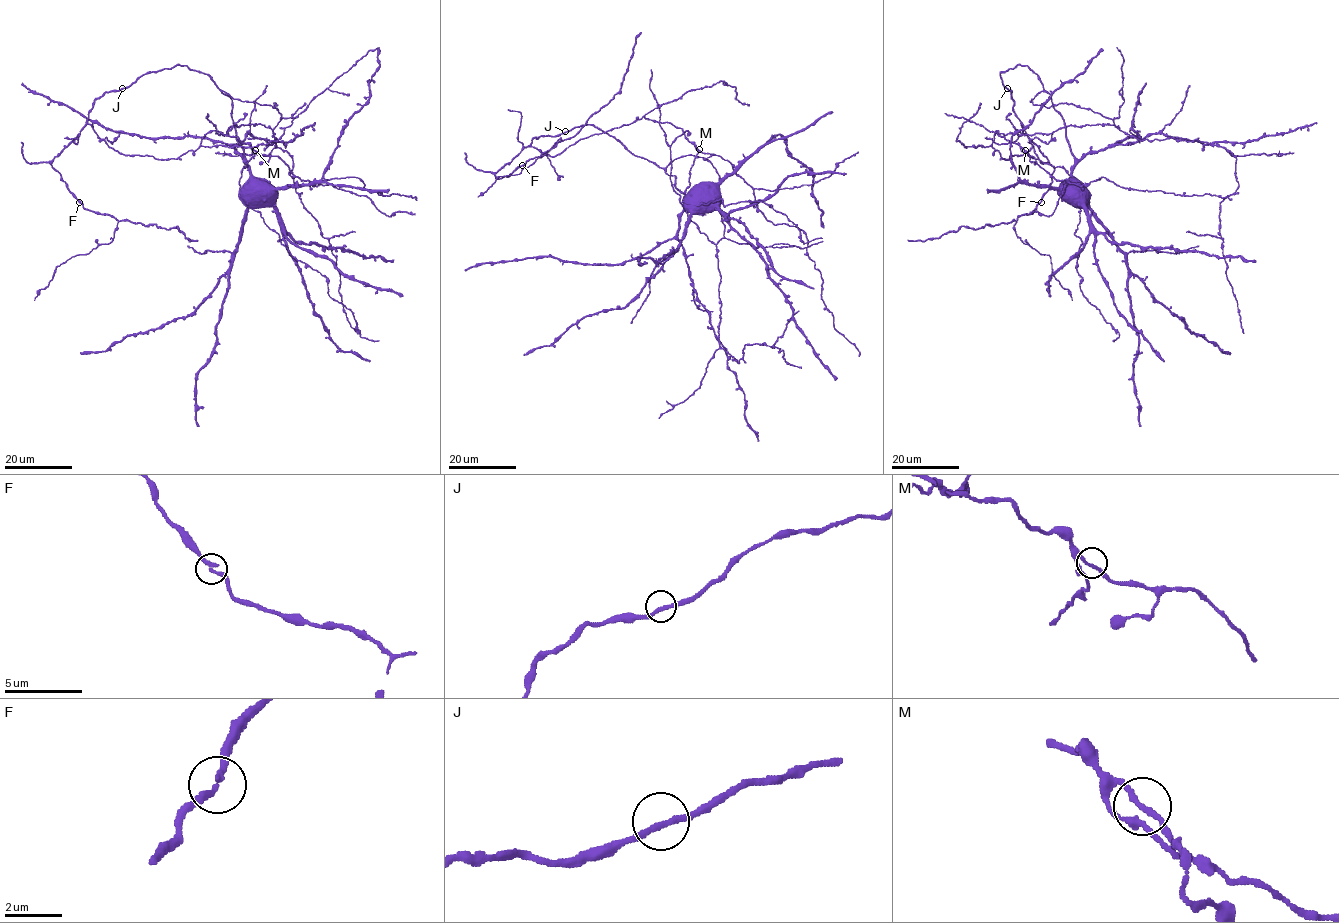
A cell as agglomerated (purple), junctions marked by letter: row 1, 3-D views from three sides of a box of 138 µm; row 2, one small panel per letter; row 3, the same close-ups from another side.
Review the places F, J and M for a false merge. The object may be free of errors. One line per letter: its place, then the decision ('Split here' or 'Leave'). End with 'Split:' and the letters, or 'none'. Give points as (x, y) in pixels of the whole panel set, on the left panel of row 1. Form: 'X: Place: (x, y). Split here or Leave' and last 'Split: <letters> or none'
F: Place: (79, 202). Leave
J: Place: (122, 88). Leave
M: Place: (255, 150). Leave
Split: none

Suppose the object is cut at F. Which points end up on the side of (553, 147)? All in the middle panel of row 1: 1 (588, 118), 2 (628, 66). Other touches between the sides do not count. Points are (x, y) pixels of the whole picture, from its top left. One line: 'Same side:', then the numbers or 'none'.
Same side: 1, 2

